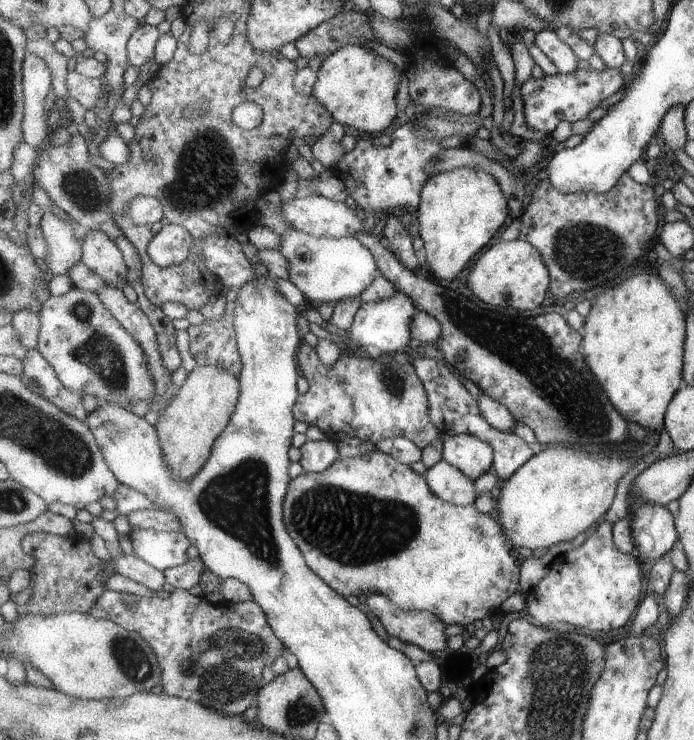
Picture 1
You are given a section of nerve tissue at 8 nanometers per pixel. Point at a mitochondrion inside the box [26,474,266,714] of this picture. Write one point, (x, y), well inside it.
(131, 659)

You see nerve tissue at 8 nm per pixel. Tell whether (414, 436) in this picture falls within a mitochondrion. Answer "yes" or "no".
no

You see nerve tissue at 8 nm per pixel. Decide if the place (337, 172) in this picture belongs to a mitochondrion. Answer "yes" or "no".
no

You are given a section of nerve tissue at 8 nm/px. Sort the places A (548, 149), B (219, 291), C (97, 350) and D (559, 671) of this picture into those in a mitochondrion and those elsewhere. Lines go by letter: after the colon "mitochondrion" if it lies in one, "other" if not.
A: other
B: other
C: mitochondrion
D: mitochondrion

